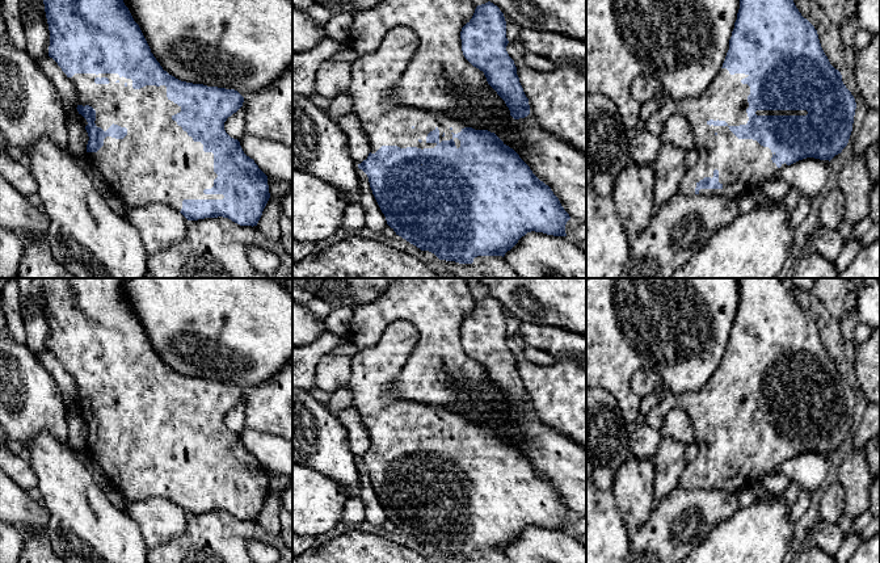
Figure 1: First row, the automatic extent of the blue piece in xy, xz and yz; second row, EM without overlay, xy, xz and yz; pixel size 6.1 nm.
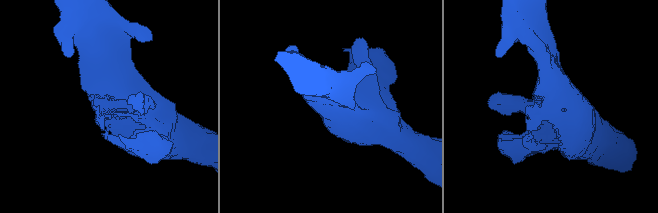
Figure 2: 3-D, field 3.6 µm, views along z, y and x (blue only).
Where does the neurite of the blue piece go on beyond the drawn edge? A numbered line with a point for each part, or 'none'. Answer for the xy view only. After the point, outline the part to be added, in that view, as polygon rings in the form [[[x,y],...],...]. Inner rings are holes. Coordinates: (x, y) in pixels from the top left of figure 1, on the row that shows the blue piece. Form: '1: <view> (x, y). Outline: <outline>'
1: xy (156, 162). Outline: [[[75,73],[68,77],[75,85],[79,105],[96,110],[96,126],[106,131],[113,123],[127,129],[123,139],[106,136],[97,152],[87,152],[87,159],[100,171],[108,188],[126,206],[140,207],[161,203],[177,211],[184,199],[223,199],[223,194],[205,194],[214,186],[214,154],[205,152],[201,142],[194,142],[172,117],[181,106],[167,97],[165,85],[132,88],[132,80],[118,73]]]

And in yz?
1: yz (744, 164). Outline: [[[720,68],[710,87],[699,97],[687,97],[685,100],[671,100],[662,89],[660,83],[650,75],[637,76],[631,92],[633,97],[644,104],[652,100],[656,94],[664,96],[664,105],[654,112],[647,121],[645,129],[637,131],[631,139],[630,155],[631,160],[637,164],[653,165],[662,143],[661,134],[665,129],[666,121],[673,114],[681,114],[689,122],[694,134],[694,147],[698,151],[698,163],[690,168],[685,175],[681,192],[686,196],[694,196],[696,184],[704,177],[713,177],[713,171],[719,171],[719,182],[721,189],[700,189],[699,194],[717,194],[737,199],[748,190],[757,190],[765,181],[778,180],[778,173],[787,164],[780,168],[771,160],[772,152],[769,147],[761,146],[753,139],[738,139],[730,130],[730,126],[746,125],[749,121],[746,109],[749,108],[748,96],[750,87],[742,84],[741,80],[748,77],[745,73],[730,75],[727,68]]]

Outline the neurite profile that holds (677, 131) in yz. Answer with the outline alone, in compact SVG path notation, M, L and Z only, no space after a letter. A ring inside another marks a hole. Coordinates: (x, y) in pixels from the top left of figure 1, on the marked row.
M673 114L665 125L665 129L661 134L662 142L669 142L675 147L679 147L685 151L694 147L694 134L686 121L681 114Z

